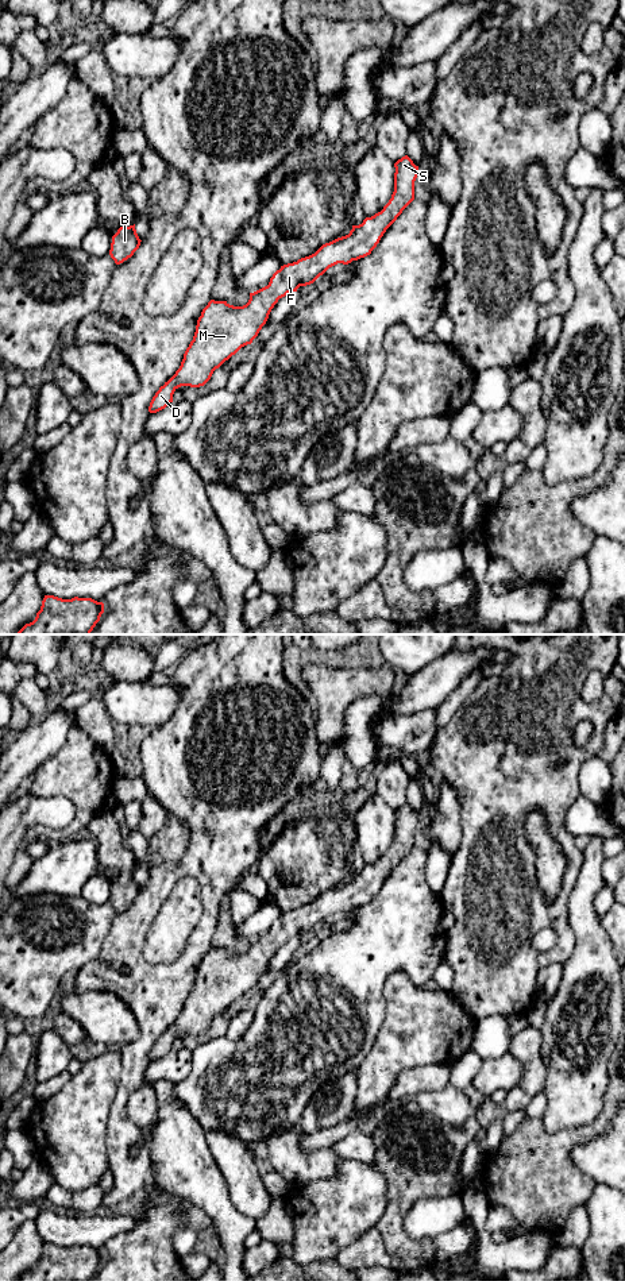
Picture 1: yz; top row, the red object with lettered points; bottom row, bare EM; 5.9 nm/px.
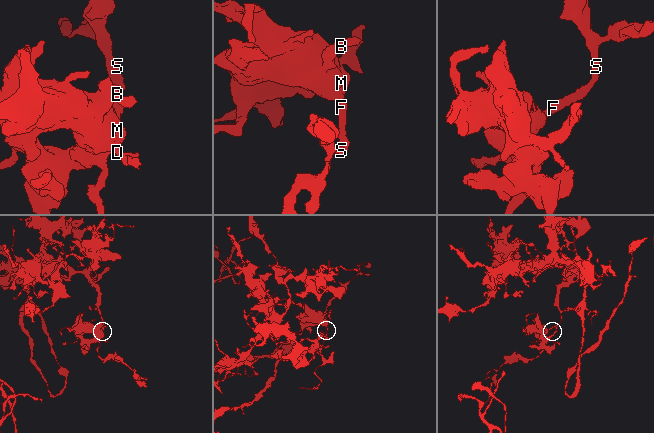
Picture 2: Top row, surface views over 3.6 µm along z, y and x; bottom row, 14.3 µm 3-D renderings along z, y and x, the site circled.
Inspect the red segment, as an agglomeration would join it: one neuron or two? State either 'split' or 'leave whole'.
leave whole

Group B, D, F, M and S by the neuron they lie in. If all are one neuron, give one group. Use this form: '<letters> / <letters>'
B D F M S

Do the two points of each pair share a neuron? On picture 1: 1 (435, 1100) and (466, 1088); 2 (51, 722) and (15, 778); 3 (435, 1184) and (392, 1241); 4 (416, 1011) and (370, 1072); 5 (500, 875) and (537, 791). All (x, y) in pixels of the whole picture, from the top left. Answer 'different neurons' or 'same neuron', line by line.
1: different neurons
2: same neuron
3: same neuron
4: same neuron
5: same neuron

